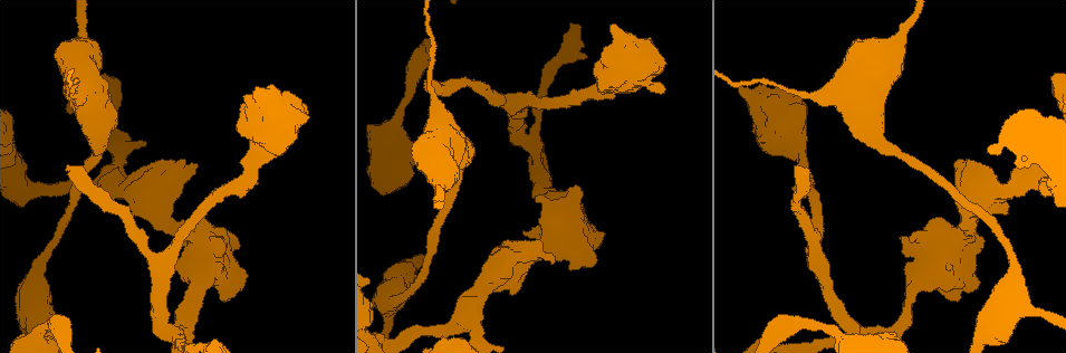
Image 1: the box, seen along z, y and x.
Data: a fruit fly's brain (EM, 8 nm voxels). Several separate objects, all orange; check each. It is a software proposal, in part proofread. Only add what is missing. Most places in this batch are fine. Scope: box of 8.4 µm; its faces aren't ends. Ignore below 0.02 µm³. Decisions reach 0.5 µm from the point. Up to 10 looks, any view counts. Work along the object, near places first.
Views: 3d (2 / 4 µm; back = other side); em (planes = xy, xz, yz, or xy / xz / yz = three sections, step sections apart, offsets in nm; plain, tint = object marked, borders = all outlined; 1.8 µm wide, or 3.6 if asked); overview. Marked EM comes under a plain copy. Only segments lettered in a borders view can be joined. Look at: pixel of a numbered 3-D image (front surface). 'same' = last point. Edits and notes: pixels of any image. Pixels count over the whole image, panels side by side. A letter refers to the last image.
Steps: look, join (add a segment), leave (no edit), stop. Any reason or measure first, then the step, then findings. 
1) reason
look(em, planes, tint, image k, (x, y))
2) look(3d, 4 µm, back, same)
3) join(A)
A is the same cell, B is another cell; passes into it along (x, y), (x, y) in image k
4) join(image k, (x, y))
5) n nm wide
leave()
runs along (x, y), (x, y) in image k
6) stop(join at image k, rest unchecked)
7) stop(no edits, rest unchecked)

branch stops here
look(3d, 2 µm, image 1, (555, 261))

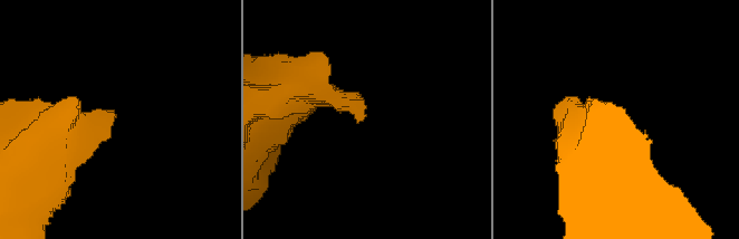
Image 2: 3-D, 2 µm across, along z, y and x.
need the tissue
look(em, planes, borders, image 2, (111, 121))

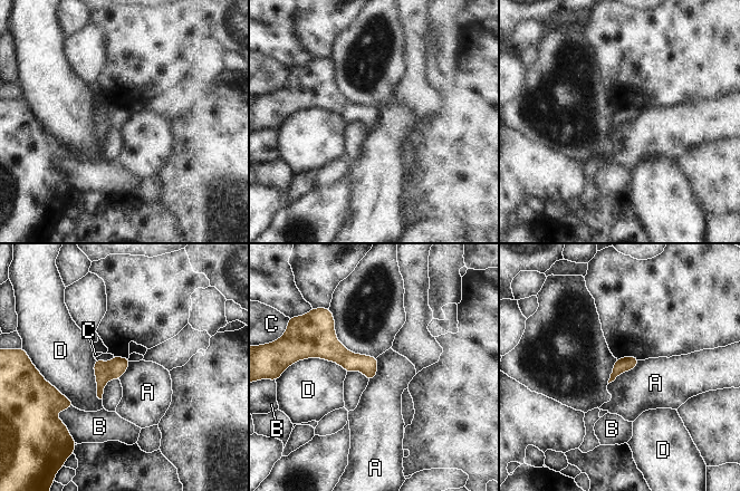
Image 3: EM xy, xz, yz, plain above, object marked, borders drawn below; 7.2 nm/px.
D touches over 380 nm
leave()
A, B, C and D are other cells; border along (640, 360), (608, 384) in image 3; none of them fits

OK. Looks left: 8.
stops while still wide
look(3d, 2 µm, image 1, (525, 231))

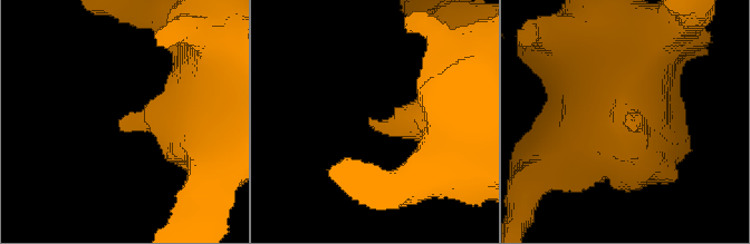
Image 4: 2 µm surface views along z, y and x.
now the EM
look(em, planes, borders, image 4, (119, 121))

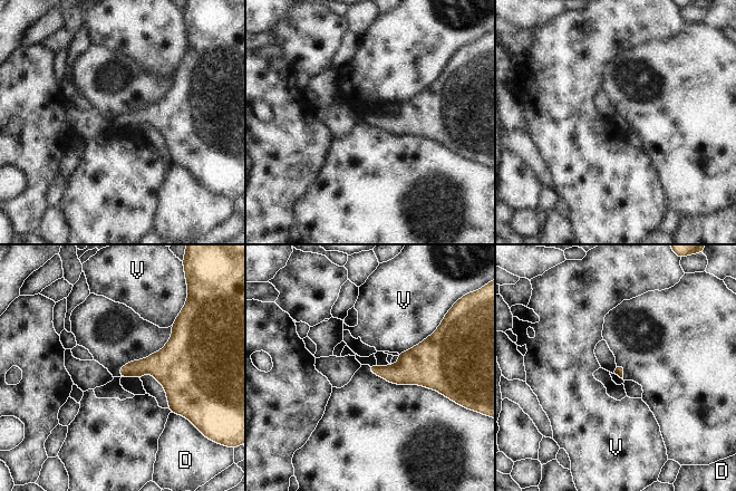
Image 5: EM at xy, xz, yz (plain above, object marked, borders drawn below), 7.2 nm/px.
V touches over 340 nm
leave()
D and V are other cells; border along (436, 328), (420, 342), (398, 354) in image 5; none of them fits

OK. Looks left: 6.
looks like a crossing
look(3d, 4 µm, image 1, (866, 333))

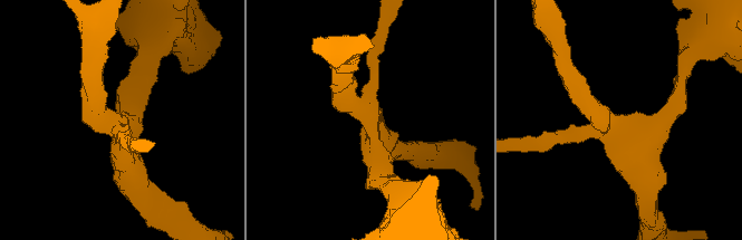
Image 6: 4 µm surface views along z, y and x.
now the EM
look(em, planes, tint, image 6, (617, 125))

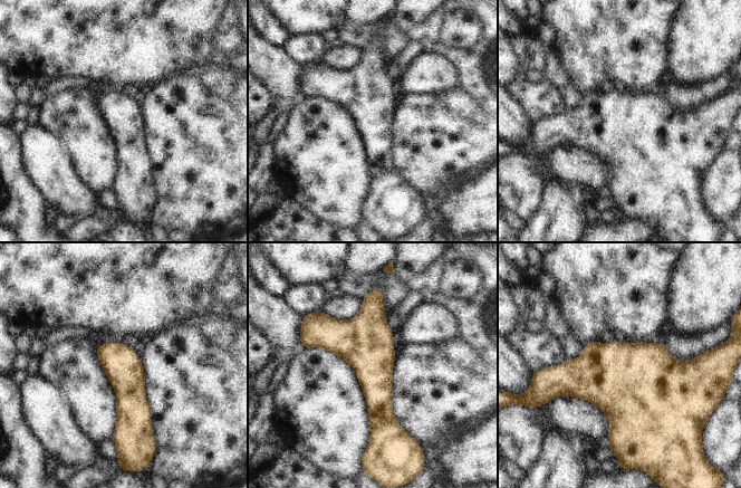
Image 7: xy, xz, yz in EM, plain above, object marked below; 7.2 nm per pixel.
what lies round it
look(em, planes, borders, same)

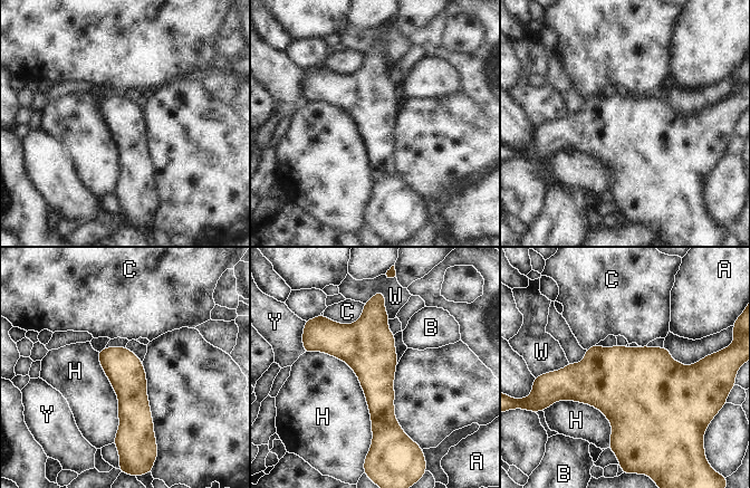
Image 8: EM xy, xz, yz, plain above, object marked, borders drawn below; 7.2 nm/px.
280 nm wide
leave()
A, B, C, H, W and Y are other cells; none of them fits

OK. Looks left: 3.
long arm stops here
look(3d, 2 µm, image 1, (424, 82))

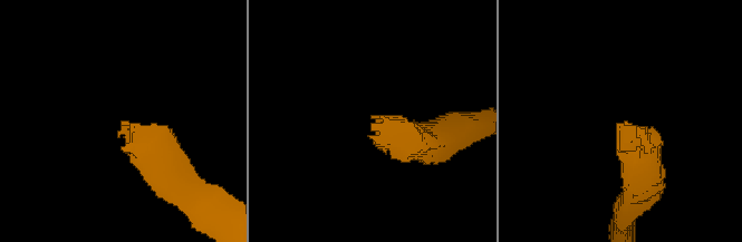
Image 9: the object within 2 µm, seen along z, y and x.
look(em, planes, borders, image 9, (373, 127))

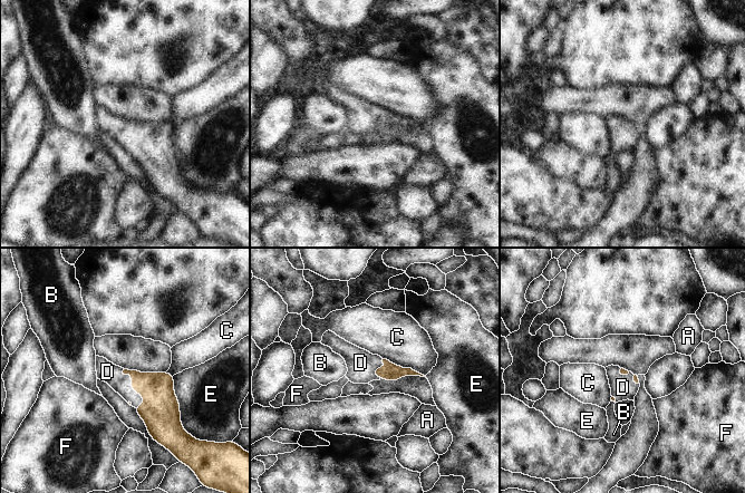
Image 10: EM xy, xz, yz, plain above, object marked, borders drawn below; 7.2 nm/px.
E touches over 380 nm
join(D)
D is the same cell, A, B, C, E and F are other cells; it goes on there

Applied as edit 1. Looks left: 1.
stop(join at image 10, rest unchecked)

